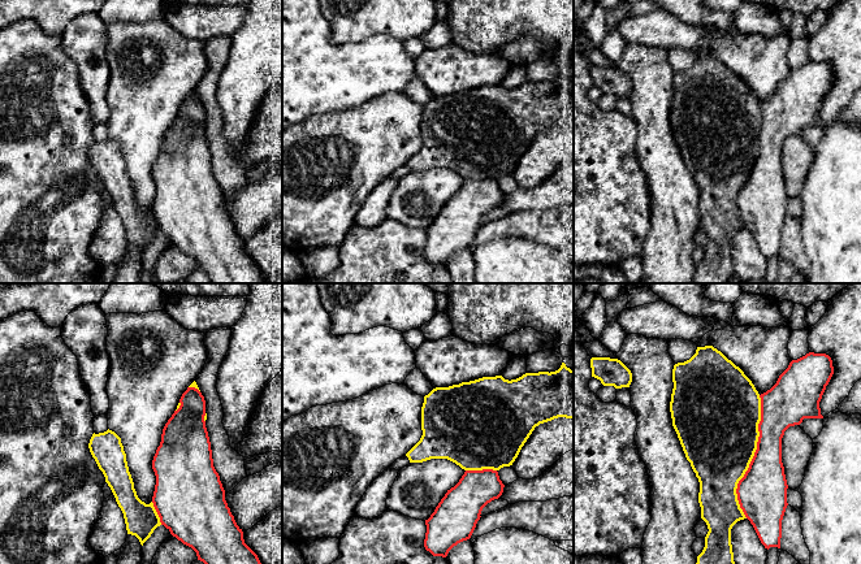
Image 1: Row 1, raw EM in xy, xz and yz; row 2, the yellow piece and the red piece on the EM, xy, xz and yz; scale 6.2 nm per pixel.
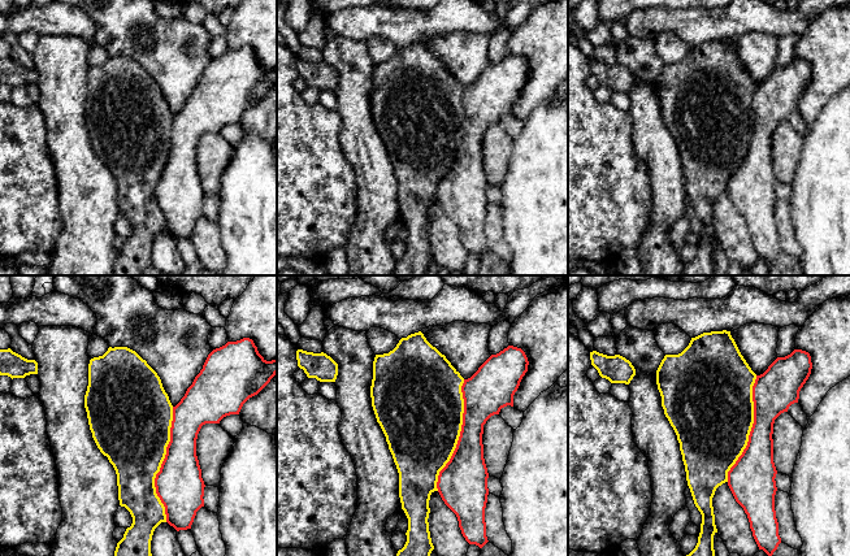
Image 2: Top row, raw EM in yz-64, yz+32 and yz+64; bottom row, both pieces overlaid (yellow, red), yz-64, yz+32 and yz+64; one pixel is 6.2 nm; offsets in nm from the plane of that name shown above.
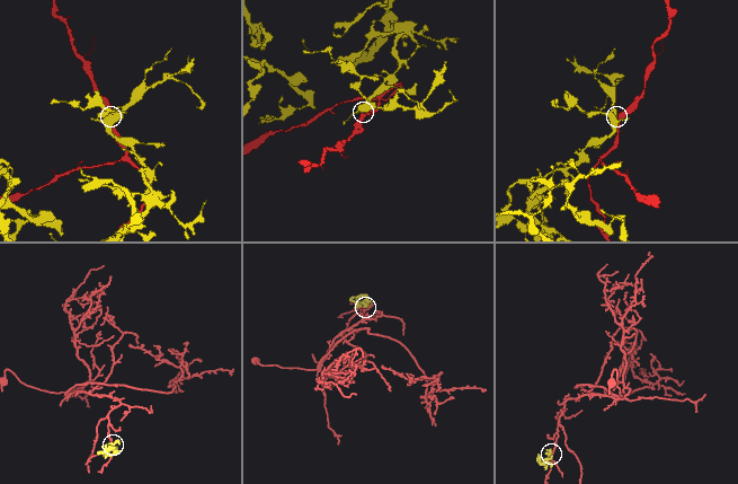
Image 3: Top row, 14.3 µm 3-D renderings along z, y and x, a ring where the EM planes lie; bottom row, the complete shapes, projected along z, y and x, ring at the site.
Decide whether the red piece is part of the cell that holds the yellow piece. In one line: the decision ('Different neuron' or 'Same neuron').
Different neuron

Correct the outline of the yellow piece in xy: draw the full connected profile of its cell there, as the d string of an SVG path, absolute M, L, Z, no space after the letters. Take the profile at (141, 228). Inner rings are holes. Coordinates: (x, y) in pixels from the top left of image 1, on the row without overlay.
M109 138L104 142L94 142L88 157L124 222L127 243L135 244L143 255L161 231L153 212L146 213L137 204L121 147Z

